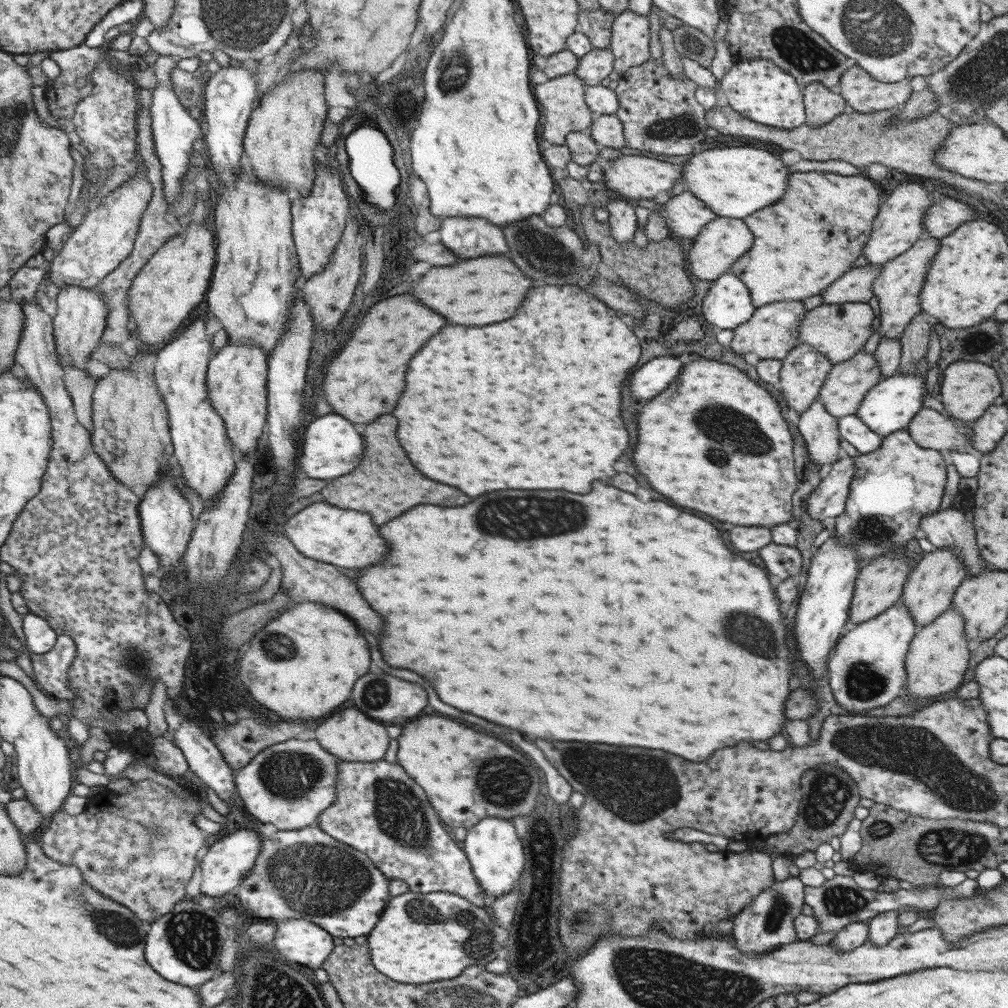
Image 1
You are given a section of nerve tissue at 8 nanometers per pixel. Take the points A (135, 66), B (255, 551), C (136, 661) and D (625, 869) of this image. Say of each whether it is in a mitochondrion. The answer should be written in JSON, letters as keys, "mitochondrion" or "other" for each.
{"A":"other","B":"other","C":"mitochondrion","D":"other"}

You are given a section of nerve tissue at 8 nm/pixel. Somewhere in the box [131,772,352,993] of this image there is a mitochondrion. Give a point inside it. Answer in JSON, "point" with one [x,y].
{"point":[192,935]}

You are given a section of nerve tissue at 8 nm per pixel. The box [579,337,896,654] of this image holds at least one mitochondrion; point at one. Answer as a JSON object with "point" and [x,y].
{"point":[730,433]}

